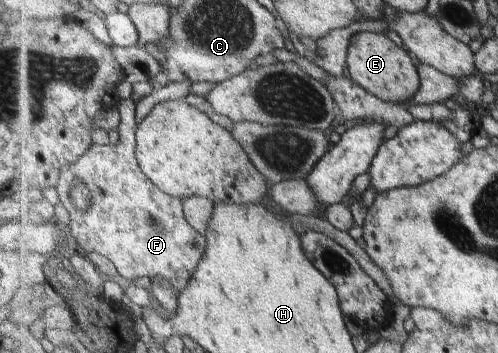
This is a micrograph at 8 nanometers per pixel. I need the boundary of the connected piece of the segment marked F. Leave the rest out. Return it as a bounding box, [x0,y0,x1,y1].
[51,98,207,292]

